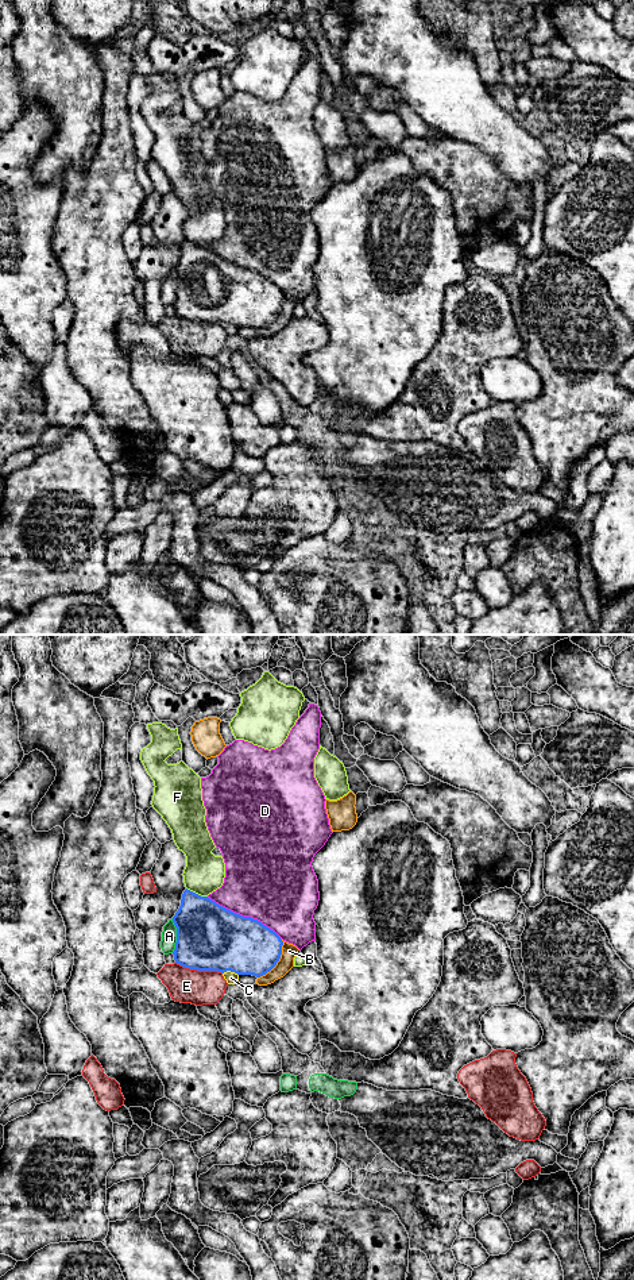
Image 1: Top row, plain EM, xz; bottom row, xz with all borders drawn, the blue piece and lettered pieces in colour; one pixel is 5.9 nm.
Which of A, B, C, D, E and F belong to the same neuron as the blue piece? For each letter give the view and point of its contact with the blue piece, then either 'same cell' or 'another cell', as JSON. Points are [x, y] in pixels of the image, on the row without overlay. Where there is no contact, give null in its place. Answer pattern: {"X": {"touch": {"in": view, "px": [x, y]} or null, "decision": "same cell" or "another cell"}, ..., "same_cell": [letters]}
{"A": {"touch": {"in": "xz", "px": [177, 288]}, "decision": "another cell"}, "B": {"touch": {"in": "xz", "px": [278, 312]}, "decision": "another cell"}, "C": {"touch": {"in": "xz", "px": [231, 323]}, "decision": "another cell"}, "D": {"touch": {"in": "xz", "px": [244, 269]}, "decision": "another cell"}, "E": {"touch": {"in": "xz", "px": [198, 322]}, "decision": "another cell"}, "F": {"touch": {"in": "xz", "px": [197, 246]}, "decision": "another cell"}, "same_cell": []}

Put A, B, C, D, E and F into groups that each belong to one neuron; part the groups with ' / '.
A / B / C / D / E / F

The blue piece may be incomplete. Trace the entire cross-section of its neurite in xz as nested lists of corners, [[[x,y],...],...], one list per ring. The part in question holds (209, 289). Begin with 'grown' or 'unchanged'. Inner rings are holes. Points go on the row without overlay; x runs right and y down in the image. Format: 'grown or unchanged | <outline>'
unchanged | [[[188,240],[173,274],[177,279],[174,312],[189,321],[260,329],[282,306],[283,293],[274,282]]]

